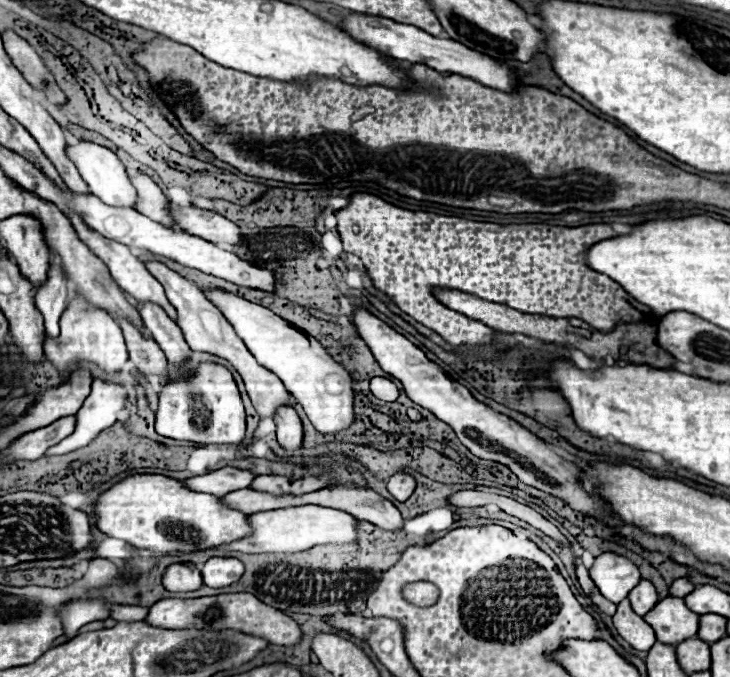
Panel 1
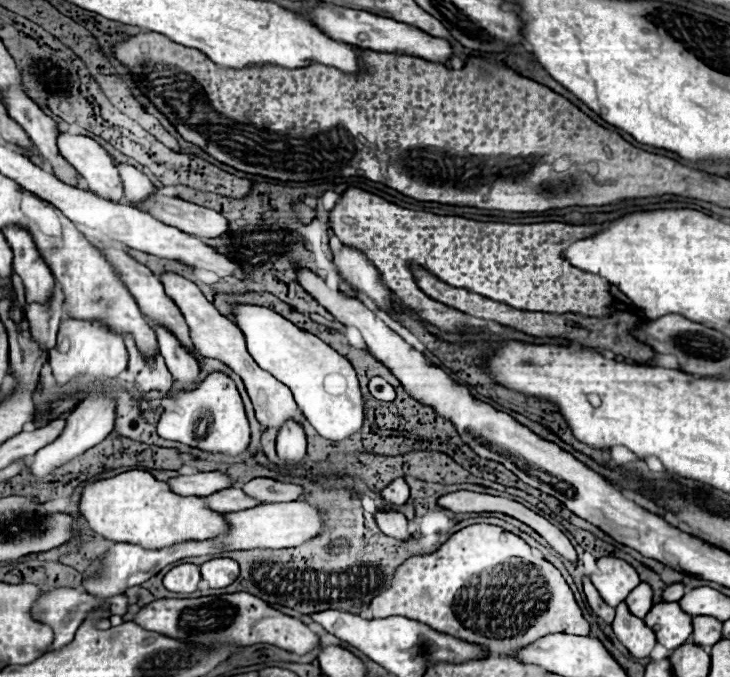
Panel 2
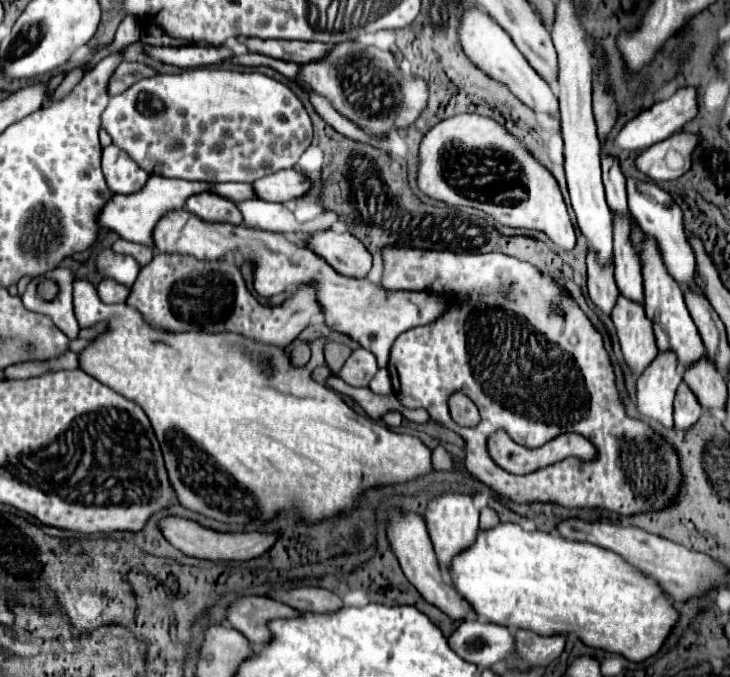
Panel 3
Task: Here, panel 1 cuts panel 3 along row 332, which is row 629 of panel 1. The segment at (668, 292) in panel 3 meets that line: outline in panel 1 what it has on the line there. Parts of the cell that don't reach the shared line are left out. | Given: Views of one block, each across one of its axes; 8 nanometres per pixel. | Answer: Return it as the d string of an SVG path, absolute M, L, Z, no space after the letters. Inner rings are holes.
M682 598L660 600L644 620L656 630L656 638L664 644L680 644L698 634L698 614L686 610Z

